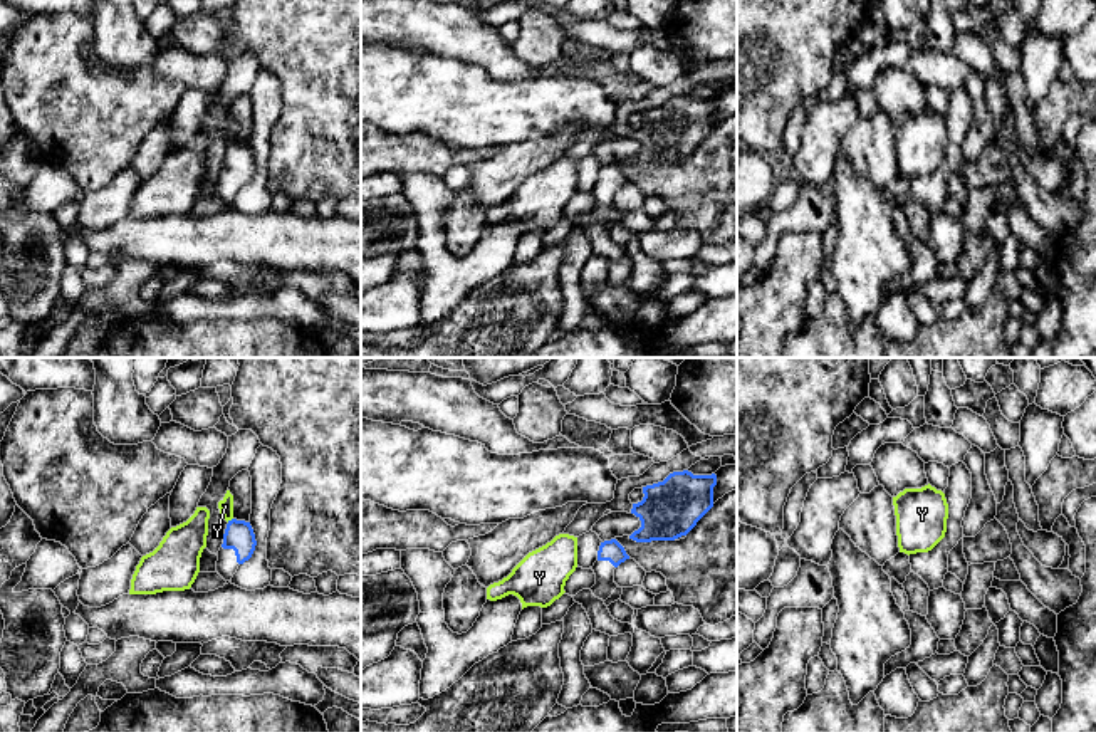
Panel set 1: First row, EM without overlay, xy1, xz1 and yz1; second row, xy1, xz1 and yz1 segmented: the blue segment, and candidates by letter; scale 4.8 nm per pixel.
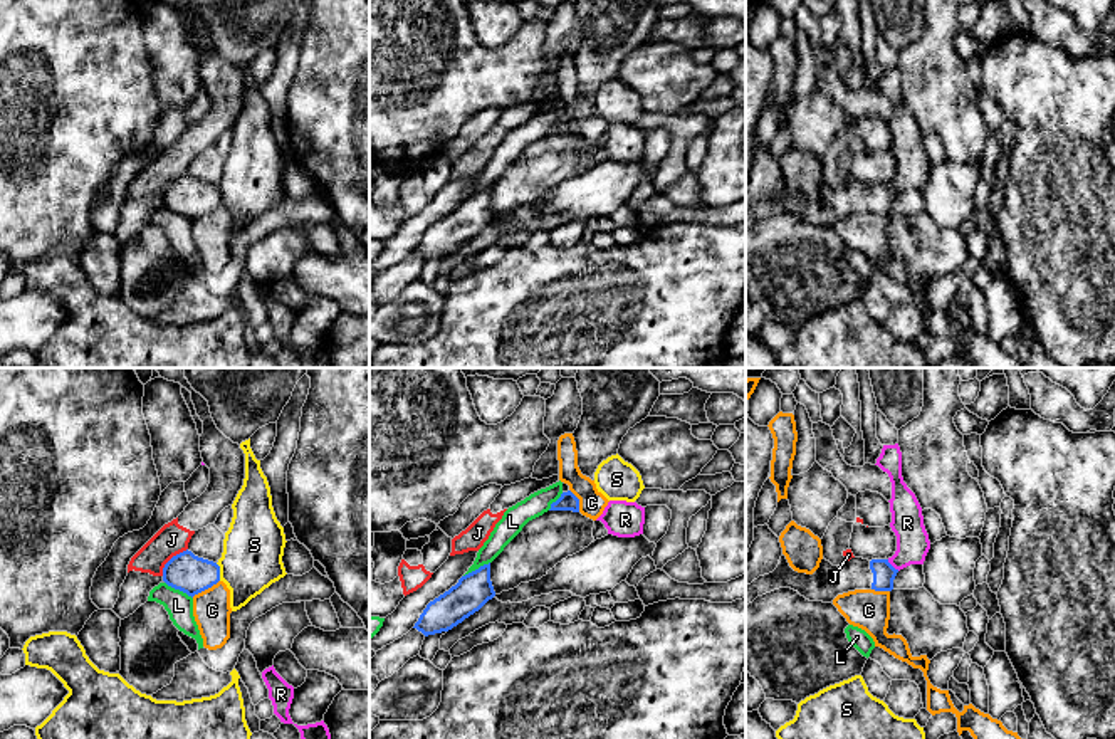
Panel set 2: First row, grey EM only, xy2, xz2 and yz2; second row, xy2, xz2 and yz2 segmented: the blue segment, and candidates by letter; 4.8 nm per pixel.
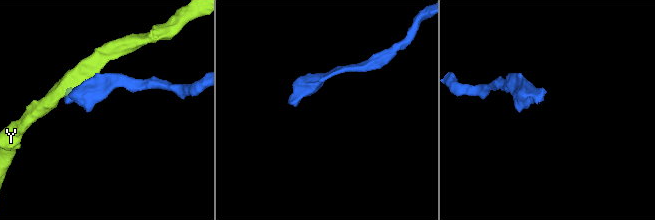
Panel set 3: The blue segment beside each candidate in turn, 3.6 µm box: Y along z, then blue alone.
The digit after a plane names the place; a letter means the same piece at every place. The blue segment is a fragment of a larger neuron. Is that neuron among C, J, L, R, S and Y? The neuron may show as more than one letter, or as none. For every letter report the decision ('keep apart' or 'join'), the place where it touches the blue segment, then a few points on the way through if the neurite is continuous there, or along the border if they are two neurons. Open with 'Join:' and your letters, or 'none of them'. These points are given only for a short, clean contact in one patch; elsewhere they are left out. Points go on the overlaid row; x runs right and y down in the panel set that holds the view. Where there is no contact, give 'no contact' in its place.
Join: none of them
C: keep apart; contact xy2 (205, 588); border xy2 (219, 580), (192, 597)
J: keep apart; contact xy2 (170, 560); border xy2 (187, 548), (165, 565), (162, 575)
L: keep apart; contact xy2 (178, 588)
R: keep apart; contact yz2 (892, 566); border yz2 (887, 560), (899, 570)
S: keep apart; contact xy2 (219, 571); border xy2 (215, 563), (220, 580)
Y: keep apart; contact xy1 (229, 521)

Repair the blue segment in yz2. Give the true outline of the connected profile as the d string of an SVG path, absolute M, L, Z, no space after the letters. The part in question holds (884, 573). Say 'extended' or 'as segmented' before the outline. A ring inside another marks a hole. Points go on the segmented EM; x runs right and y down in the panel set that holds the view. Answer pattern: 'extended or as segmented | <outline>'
extended | M783 554L777 568L759 576L746 586L746 605L757 596L779 588L791 588L809 601L833 603L838 595L855 590L892 591L895 569L888 559L851 558L840 566L833 566L824 558L813 574L794 571Z

